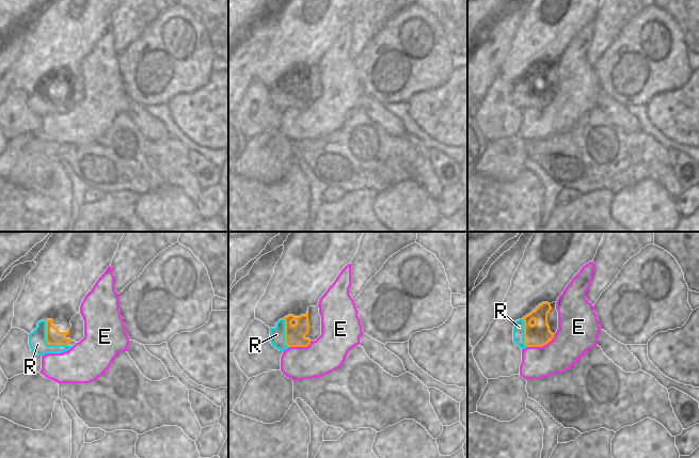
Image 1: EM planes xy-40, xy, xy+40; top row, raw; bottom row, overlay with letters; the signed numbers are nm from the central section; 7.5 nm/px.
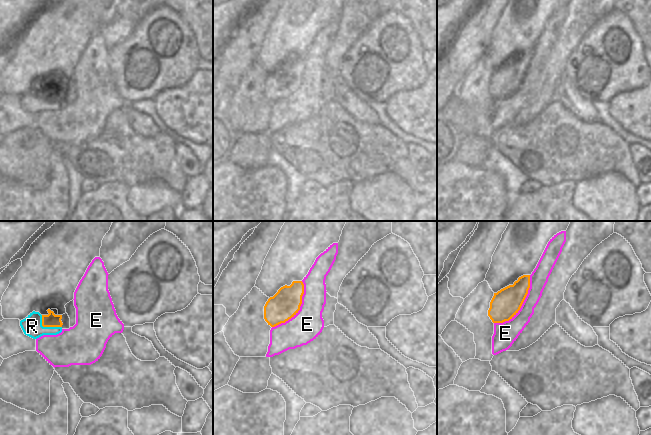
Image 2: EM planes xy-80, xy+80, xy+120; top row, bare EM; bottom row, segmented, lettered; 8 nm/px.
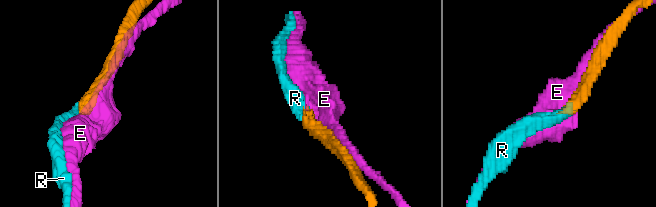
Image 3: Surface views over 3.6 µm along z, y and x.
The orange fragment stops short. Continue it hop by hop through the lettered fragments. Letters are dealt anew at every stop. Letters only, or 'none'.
R

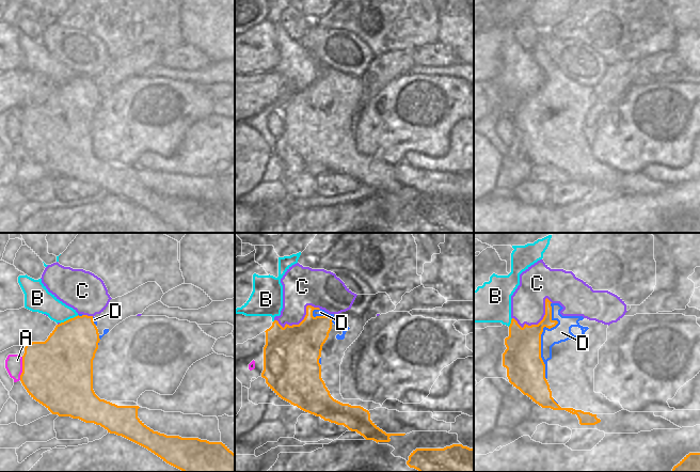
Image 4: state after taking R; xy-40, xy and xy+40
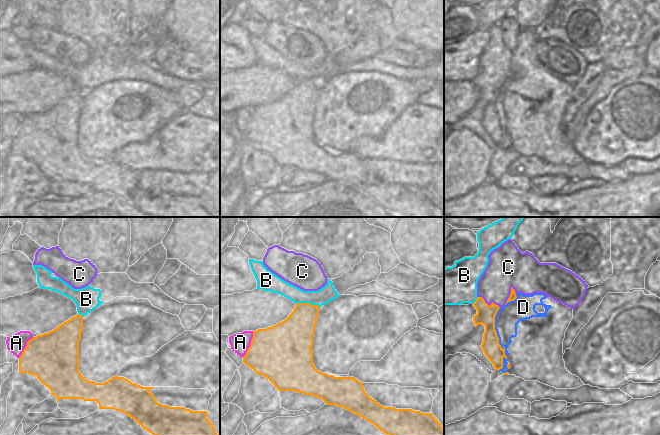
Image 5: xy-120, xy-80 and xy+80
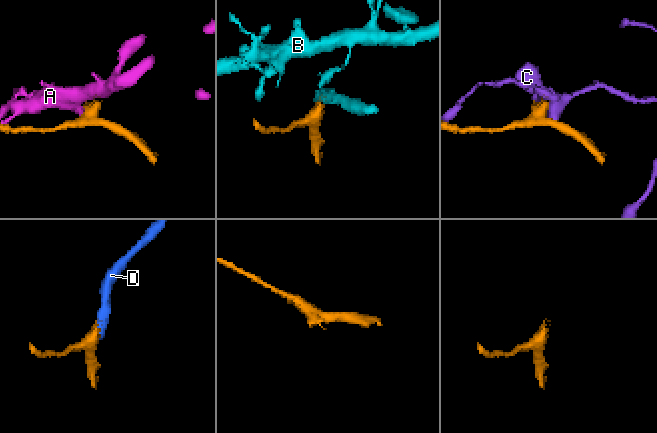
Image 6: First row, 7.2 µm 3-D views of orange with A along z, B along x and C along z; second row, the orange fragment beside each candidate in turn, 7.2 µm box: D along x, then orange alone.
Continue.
D

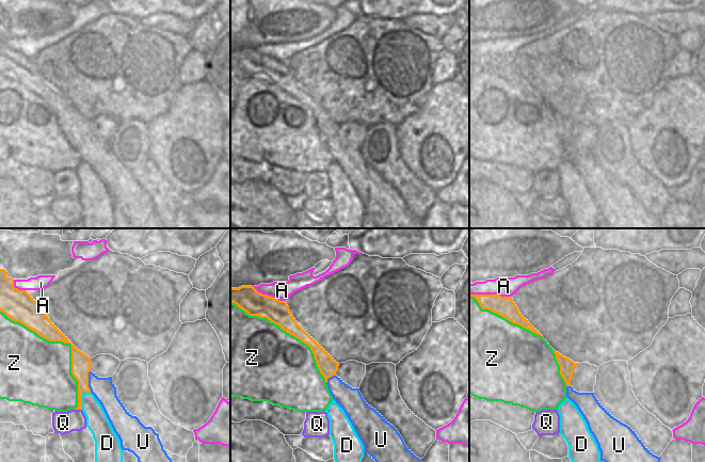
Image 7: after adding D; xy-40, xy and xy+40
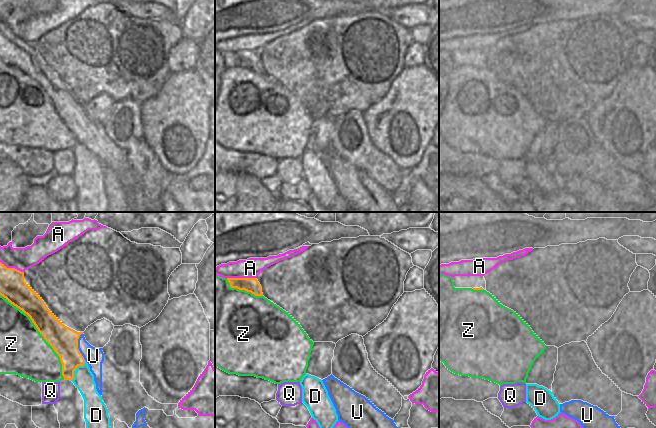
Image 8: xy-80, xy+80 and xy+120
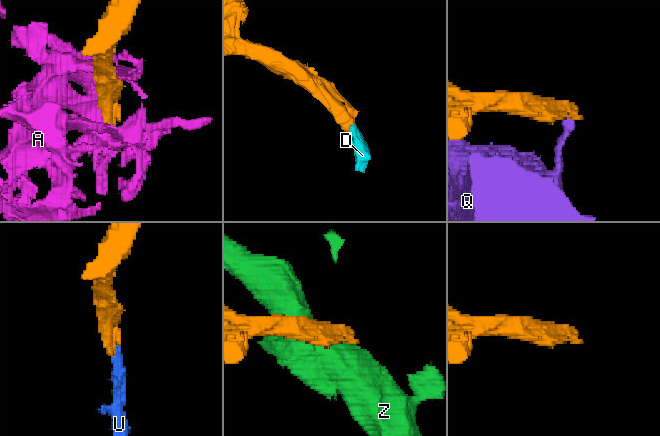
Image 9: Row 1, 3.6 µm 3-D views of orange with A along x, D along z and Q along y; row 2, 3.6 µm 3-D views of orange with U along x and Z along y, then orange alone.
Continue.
U

